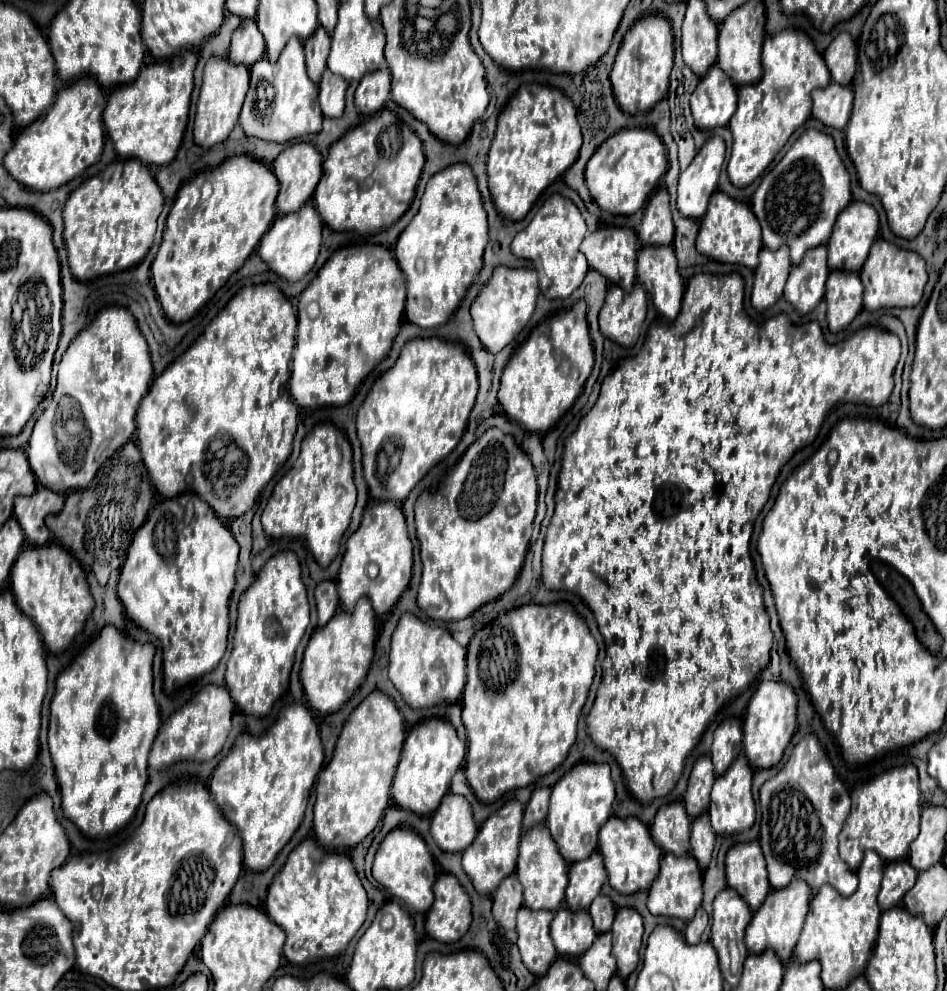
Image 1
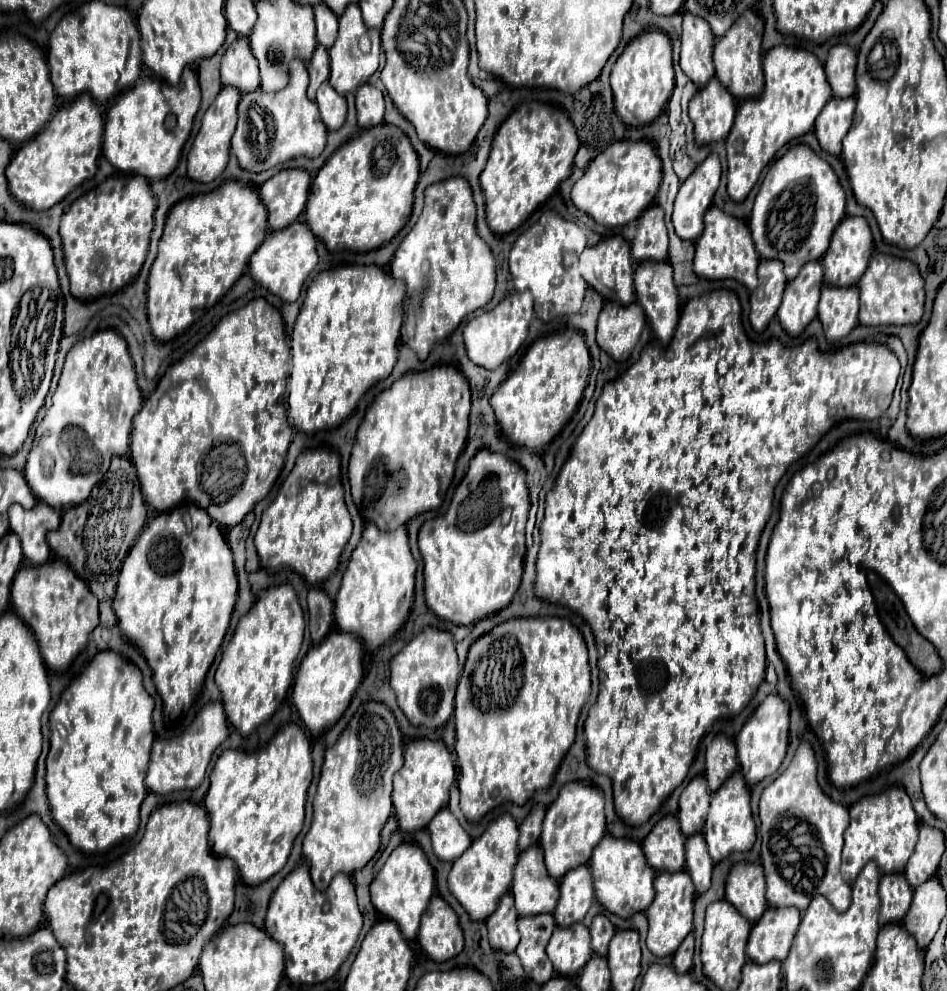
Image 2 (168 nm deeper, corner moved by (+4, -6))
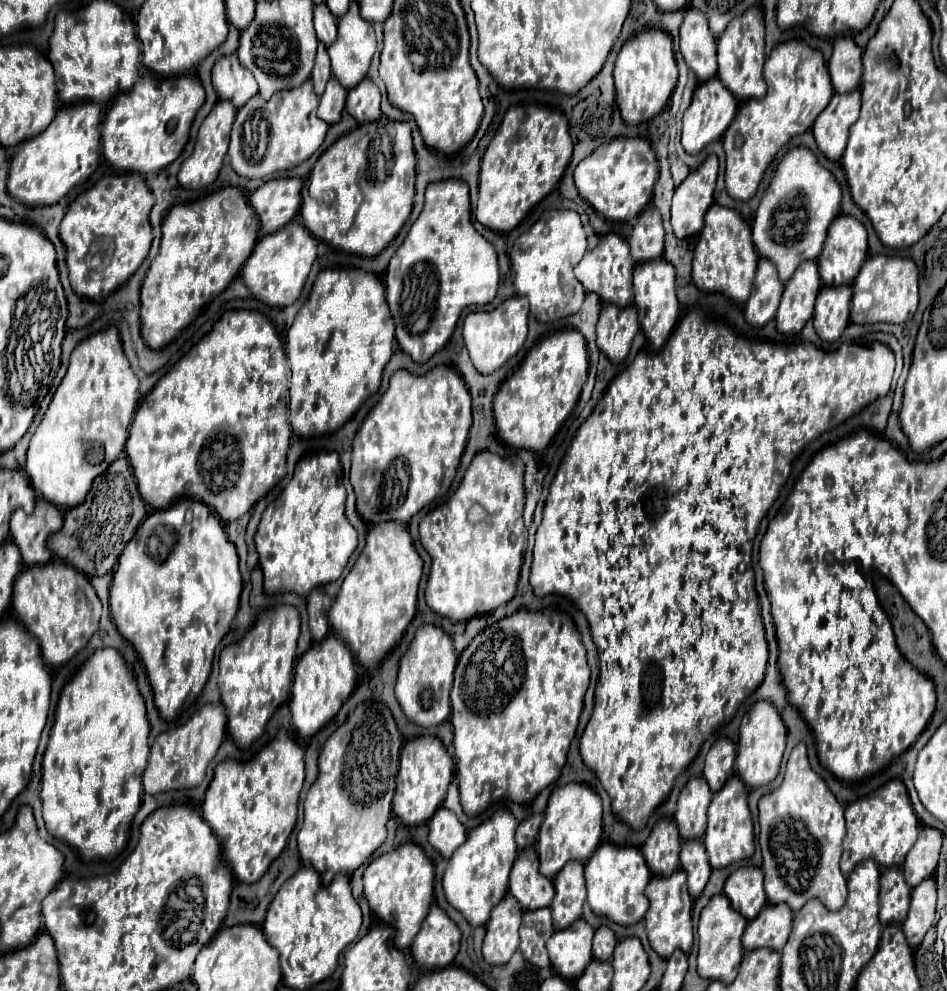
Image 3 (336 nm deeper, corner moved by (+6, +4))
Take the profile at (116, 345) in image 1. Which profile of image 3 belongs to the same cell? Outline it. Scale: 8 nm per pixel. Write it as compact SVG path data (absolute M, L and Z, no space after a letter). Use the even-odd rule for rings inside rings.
M110 327L84 339L30 441L26 473L36 493L60 509L82 503L94 479L122 455L136 407L138 377L122 351L118 329Z

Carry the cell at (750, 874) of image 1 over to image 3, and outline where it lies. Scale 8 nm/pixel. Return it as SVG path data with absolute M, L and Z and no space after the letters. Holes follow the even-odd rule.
M740 867L728 877L724 885L724 895L744 919L752 921L766 905L762 871L758 867Z

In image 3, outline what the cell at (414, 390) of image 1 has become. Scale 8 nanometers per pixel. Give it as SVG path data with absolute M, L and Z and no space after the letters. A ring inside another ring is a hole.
M436 367L426 377L416 377L404 369L396 371L390 379L388 391L368 413L362 427L354 437L350 481L356 493L356 513L368 523L398 521L406 525L424 505L448 493L466 449L468 429L472 425L470 393L462 377L450 367Z

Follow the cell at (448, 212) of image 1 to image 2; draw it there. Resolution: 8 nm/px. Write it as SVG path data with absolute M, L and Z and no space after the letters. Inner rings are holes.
M450 177L426 187L422 215L396 249L394 259L390 263L390 271L396 279L402 279L406 283L402 343L414 349L420 359L426 359L432 345L448 337L468 313L482 309L492 299L496 285L494 257L490 253L490 247L476 233L476 205L466 179Z

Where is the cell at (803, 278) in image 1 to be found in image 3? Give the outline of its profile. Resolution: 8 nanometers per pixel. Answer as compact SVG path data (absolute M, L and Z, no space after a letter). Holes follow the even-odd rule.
M802 261L792 279L784 285L784 295L776 311L776 329L780 333L800 333L814 313L814 301L820 291L816 261Z

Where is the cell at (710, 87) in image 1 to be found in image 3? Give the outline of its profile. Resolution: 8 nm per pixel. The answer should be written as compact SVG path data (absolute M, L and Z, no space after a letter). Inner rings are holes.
M716 77L708 79L706 83L700 83L698 89L694 91L690 107L684 111L684 117L682 117L682 147L684 147L684 151L690 155L696 155L708 143L720 139L724 135L726 127L732 123L736 111L738 111L738 101L734 99L734 95L730 95L730 91L726 91L726 87L722 87L722 83Z

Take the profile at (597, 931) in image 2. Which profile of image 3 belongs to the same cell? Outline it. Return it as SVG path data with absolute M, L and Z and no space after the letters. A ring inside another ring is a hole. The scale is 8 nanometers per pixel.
M600 927L596 931L596 935L594 935L594 945L592 945L594 959L598 959L598 961L610 961L616 943L618 943L618 939L610 931L610 927Z

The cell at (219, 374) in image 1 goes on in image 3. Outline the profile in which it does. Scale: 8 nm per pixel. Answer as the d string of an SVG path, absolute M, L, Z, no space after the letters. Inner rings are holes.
M252 311L226 313L188 355L184 355L144 397L136 409L126 443L138 491L146 503L166 509L180 497L192 497L212 507L222 521L242 517L284 475L290 445L288 421L290 367L272 321Z

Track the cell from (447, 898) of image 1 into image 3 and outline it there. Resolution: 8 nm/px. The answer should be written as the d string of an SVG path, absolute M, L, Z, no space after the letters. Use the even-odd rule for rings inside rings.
M432 905L414 937L414 943L410 945L416 965L422 969L448 967L454 961L458 947L460 929L438 905Z

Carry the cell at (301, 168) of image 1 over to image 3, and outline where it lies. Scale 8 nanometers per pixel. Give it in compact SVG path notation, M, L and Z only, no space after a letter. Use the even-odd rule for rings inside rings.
M286 177L286 179L272 179L250 195L250 205L254 207L260 219L260 229L264 235L282 229L298 215L300 191L302 191L302 179Z

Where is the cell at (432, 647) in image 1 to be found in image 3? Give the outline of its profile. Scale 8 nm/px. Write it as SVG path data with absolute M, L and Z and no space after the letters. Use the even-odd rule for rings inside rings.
M424 625L416 631L410 649L400 661L398 681L396 681L396 697L404 711L404 715L420 725L420 727L434 727L448 719L450 715L450 687L452 675L456 667L456 651L452 645L450 635L446 635L436 625Z

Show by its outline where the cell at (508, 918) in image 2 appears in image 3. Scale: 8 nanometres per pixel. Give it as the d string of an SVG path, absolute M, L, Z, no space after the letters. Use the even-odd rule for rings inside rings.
M508 893L490 915L490 921L486 925L486 937L482 945L482 955L486 963L502 965L508 963L514 951L518 949L520 937L518 927L522 919L522 907L520 903Z

